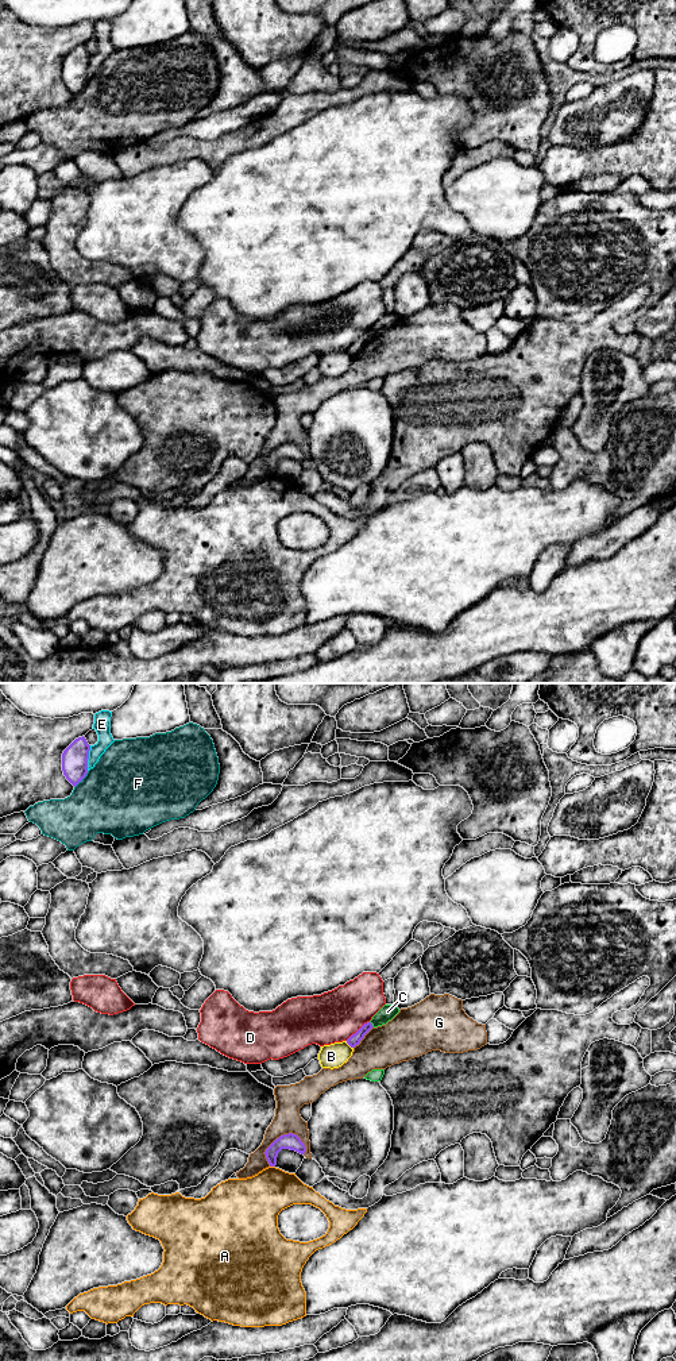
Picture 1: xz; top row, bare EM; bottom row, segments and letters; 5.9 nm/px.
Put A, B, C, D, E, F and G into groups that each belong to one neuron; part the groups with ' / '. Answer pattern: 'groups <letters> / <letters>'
groups A / B / C / D / E / F / G

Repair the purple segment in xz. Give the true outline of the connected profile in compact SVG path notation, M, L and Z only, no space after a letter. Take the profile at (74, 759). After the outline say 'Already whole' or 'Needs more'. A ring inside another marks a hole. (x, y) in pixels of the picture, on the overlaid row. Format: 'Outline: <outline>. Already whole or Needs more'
Outline: M76 739L62 753L62 771L66 779L76 787L88 774L90 745L86 739Z. Already whole

